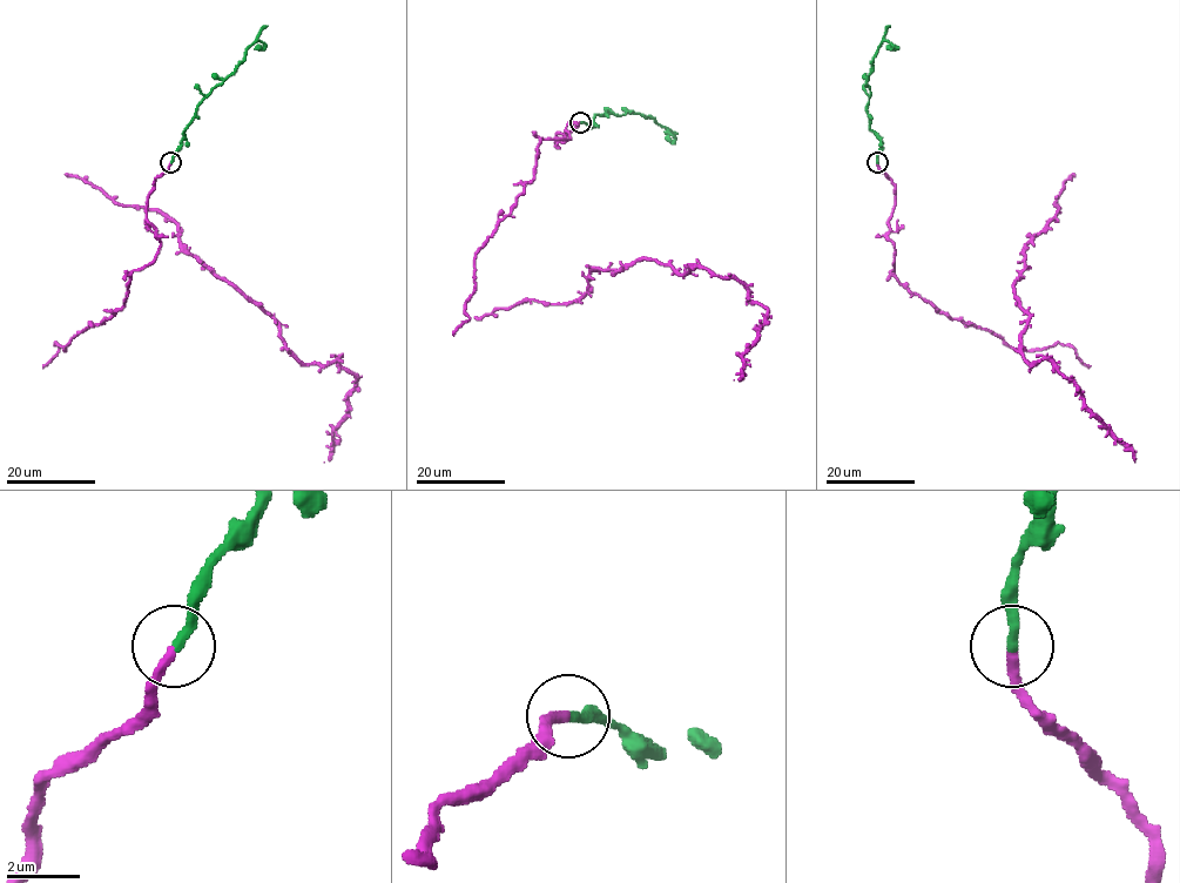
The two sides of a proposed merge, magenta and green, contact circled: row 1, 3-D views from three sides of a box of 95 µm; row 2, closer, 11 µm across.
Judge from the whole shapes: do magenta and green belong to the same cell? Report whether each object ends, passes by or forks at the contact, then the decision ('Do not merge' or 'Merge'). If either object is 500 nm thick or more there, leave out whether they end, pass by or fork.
At the ring magenta ends. At the ring green ends. Merge

